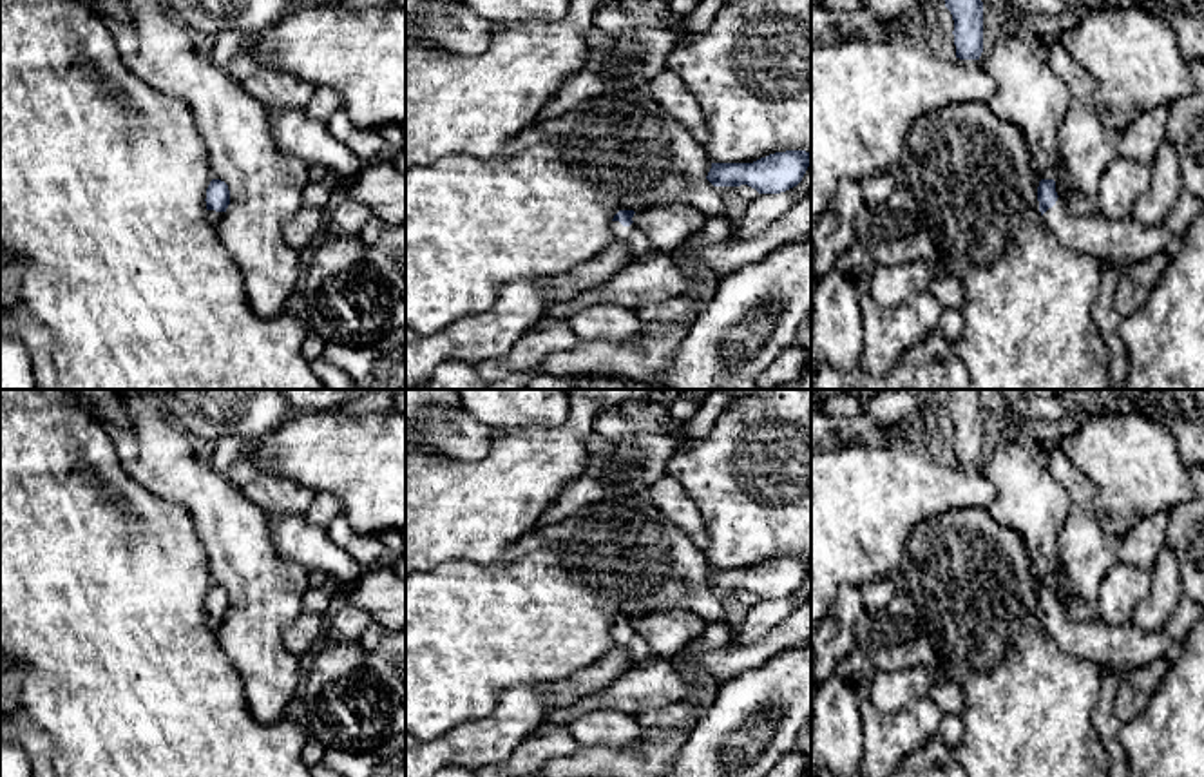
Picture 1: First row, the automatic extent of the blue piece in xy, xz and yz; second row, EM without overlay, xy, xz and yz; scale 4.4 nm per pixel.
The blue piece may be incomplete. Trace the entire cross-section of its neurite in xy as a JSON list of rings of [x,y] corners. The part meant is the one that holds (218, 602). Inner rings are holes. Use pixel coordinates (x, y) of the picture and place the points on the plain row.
[[[212,585],[206,594],[206,621],[212,628],[212,632],[219,632],[221,625],[225,623],[225,618],[230,610],[230,596],[228,590],[221,585]]]

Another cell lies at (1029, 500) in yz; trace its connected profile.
[[[1008,429],[996,442],[983,475],[996,489],[989,513],[1025,538],[1034,576],[1054,583],[1061,572],[1061,531],[1070,498],[1052,478],[1041,446]]]

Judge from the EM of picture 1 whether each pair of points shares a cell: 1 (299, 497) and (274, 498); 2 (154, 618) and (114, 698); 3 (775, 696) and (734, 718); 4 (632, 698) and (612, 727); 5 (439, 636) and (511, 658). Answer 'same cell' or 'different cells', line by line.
1: same cell
2: same cell
3: same cell
4: different cells
5: same cell

